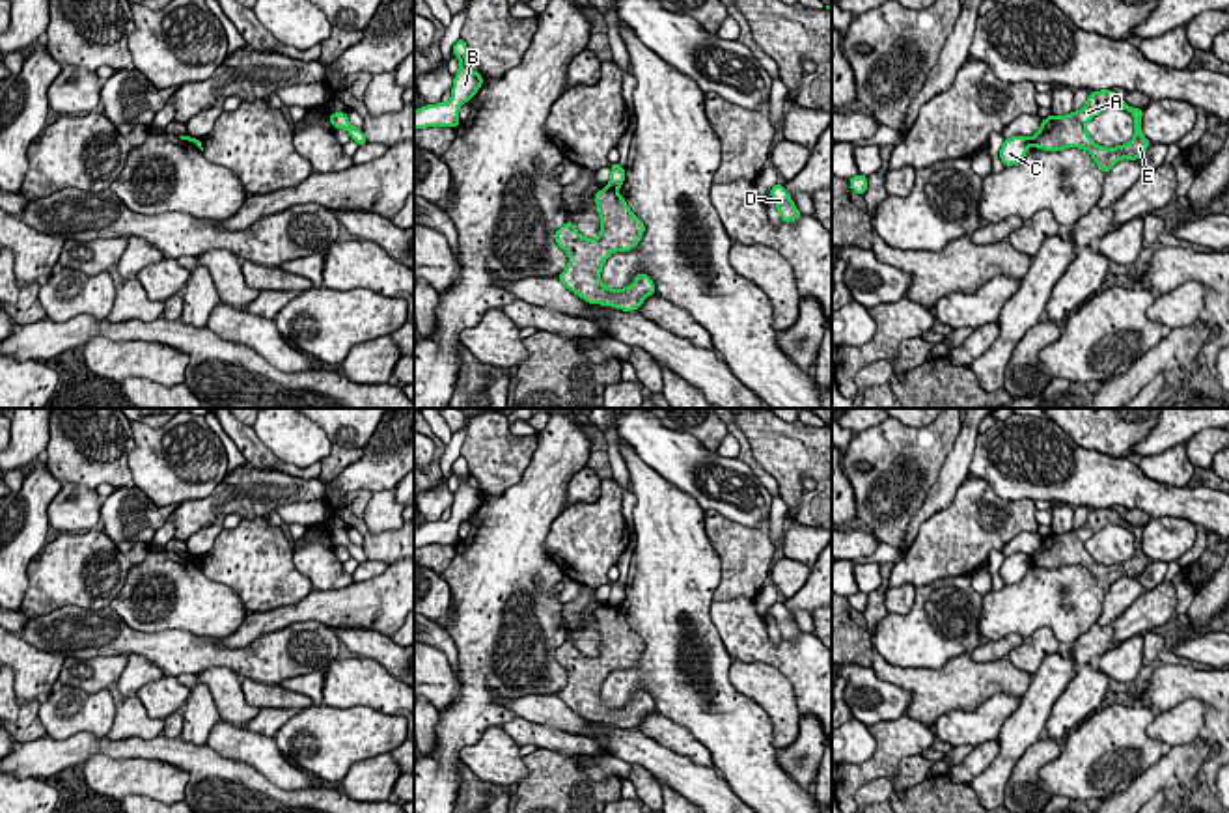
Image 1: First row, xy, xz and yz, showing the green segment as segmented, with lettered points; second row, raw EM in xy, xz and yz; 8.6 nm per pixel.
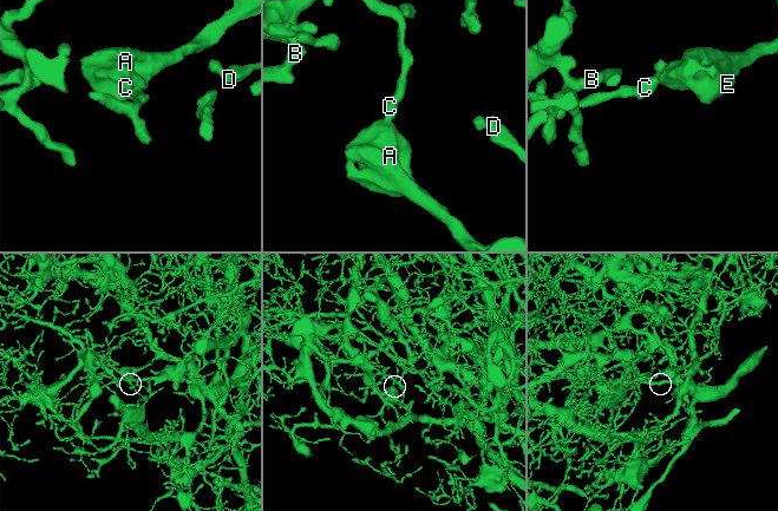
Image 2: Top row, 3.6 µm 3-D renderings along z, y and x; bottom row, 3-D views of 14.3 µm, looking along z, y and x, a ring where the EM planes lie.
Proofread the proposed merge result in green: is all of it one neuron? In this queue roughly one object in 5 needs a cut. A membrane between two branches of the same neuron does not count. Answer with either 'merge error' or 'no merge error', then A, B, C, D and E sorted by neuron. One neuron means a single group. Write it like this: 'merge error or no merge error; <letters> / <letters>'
merge error; A E / B C D

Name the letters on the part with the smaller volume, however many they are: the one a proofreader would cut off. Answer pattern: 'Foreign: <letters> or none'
Foreign: A, E

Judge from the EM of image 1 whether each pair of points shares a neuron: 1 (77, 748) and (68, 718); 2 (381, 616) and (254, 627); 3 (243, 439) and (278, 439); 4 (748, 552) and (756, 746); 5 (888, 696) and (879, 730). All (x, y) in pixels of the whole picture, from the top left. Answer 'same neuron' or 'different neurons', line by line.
1: different neurons
2: same neuron
3: different neurons
4: different neurons
5: different neurons

